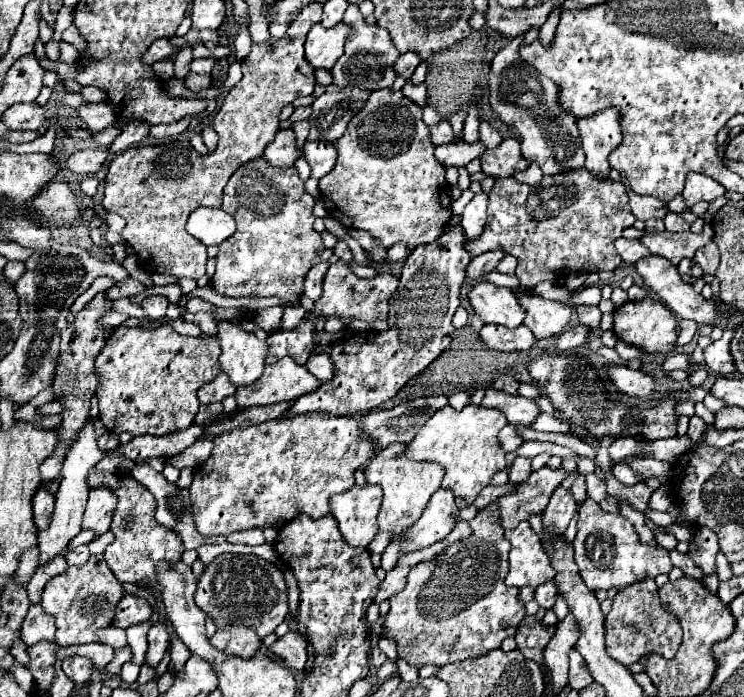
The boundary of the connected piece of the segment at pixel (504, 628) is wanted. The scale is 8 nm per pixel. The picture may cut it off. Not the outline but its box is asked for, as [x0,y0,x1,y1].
[383,503,525,669]

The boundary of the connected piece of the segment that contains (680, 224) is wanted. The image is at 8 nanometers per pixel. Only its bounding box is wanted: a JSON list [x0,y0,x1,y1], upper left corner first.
[663,213,689,233]

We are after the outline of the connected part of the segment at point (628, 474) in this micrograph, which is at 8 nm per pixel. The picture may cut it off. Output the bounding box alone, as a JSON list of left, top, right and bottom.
[613,463,643,487]

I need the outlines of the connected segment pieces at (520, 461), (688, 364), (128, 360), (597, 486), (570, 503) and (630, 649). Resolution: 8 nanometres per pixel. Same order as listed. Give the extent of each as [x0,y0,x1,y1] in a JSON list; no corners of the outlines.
[[509,457,531,483],[663,353,697,373],[95,325,219,435],[585,473,607,501],[543,487,577,533],[605,579,681,667]]

